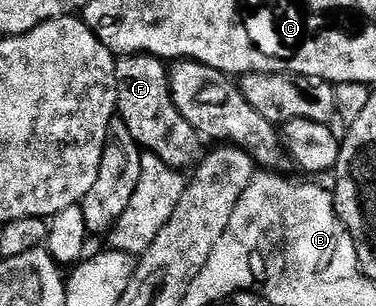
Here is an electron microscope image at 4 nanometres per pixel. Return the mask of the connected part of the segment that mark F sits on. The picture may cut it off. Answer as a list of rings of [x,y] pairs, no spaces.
[[[147,53],[121,56],[116,62],[116,111],[126,123],[130,135],[134,135],[141,150],[158,155],[158,159],[162,159],[162,163],[166,163],[172,169],[184,171],[187,170],[187,165],[195,166],[201,160],[202,137],[194,127],[190,127],[190,123],[186,123],[186,119],[182,119],[182,111],[178,111],[168,86],[169,72],[169,66],[161,58],[150,57]]]

